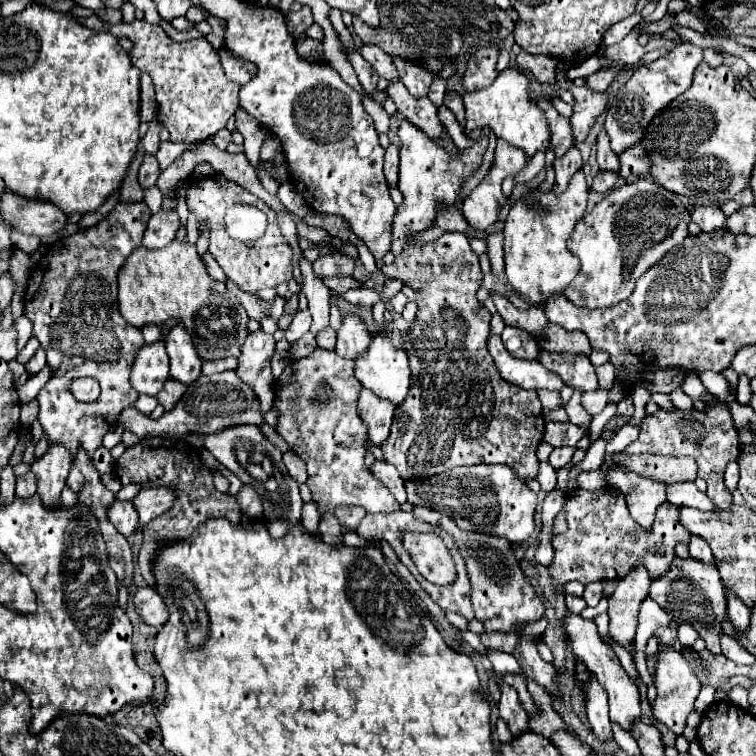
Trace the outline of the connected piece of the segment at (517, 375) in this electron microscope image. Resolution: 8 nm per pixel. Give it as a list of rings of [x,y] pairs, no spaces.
[[[490,336],[488,338],[488,350],[494,358],[494,364],[500,372],[500,376],[510,382],[510,384],[520,384],[522,388],[546,388],[546,390],[556,390],[560,392],[564,388],[562,380],[554,376],[548,368],[542,368],[538,360],[518,360],[506,352],[500,336]]]

